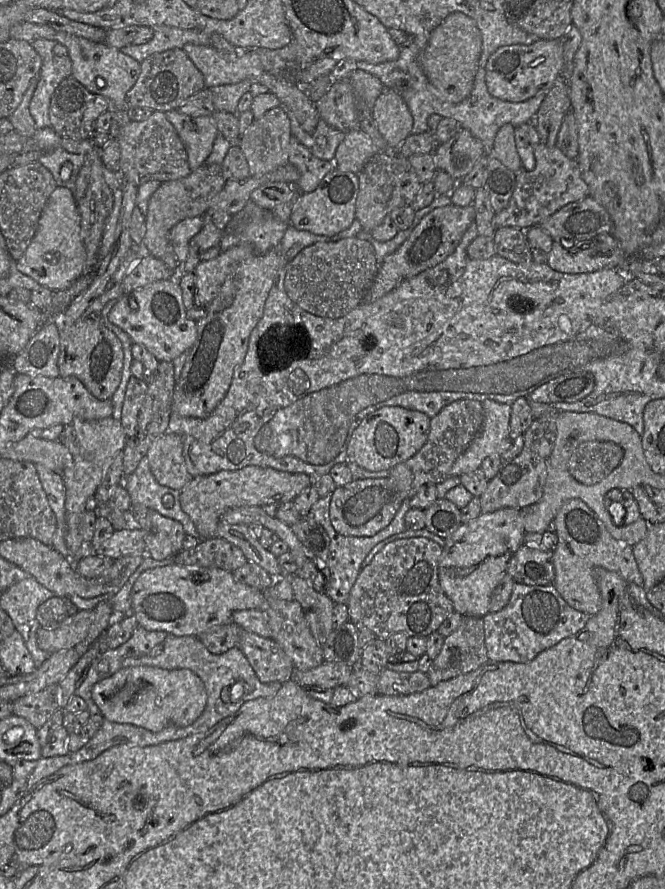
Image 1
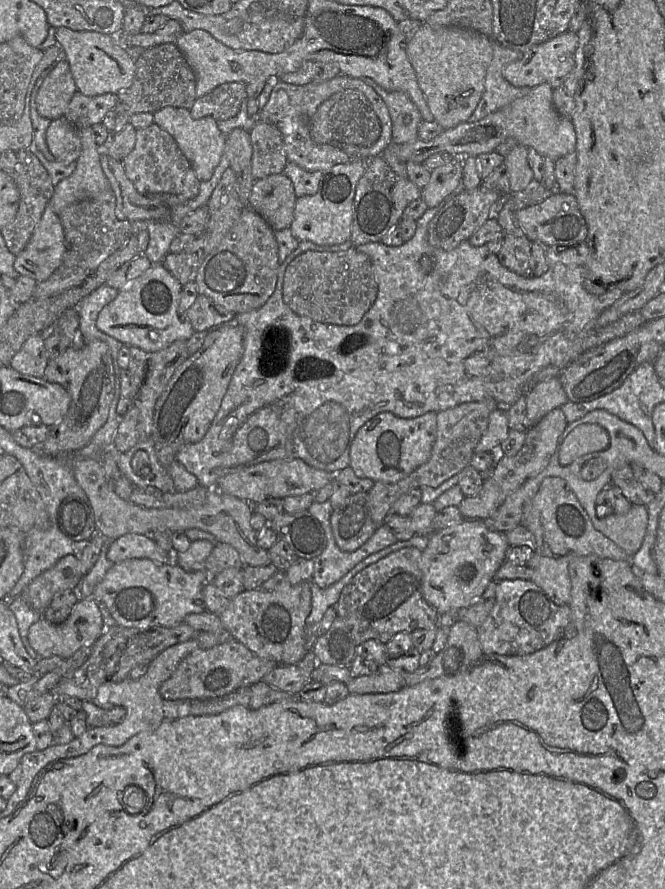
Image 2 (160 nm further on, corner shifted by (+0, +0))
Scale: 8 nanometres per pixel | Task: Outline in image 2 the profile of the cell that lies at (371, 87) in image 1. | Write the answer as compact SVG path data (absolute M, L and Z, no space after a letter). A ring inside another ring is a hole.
M339 74L335 78L322 83L311 82L305 85L294 85L277 81L273 86L267 104L258 113L257 119L271 123L279 129L283 137L287 163L293 162L307 171L321 171L325 173L333 166L347 163L350 159L372 159L381 155L388 145L392 143L392 121L385 102L362 79L352 78L344 74ZM348 89L358 90L367 98L381 123L381 134L378 140L371 146L359 149L358 153L354 154L330 145L317 144L310 136L311 119L319 106L333 94Z

